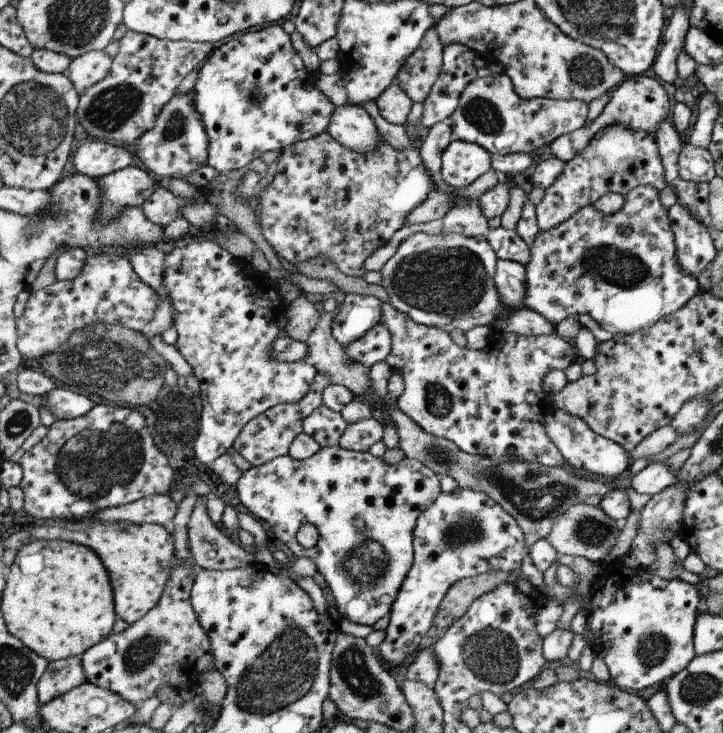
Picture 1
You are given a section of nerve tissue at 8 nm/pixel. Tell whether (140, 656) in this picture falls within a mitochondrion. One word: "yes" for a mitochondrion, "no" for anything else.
yes

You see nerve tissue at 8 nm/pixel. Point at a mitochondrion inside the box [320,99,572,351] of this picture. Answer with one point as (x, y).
(449, 282)

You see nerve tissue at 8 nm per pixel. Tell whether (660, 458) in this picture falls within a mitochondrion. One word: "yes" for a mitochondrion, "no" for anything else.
no

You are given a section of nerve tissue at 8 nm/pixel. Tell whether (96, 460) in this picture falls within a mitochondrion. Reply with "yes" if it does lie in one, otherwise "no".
yes

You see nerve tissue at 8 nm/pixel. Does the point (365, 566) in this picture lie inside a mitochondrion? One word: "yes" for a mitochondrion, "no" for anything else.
yes

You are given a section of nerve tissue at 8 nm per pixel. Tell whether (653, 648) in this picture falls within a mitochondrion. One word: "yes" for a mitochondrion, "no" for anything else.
yes

